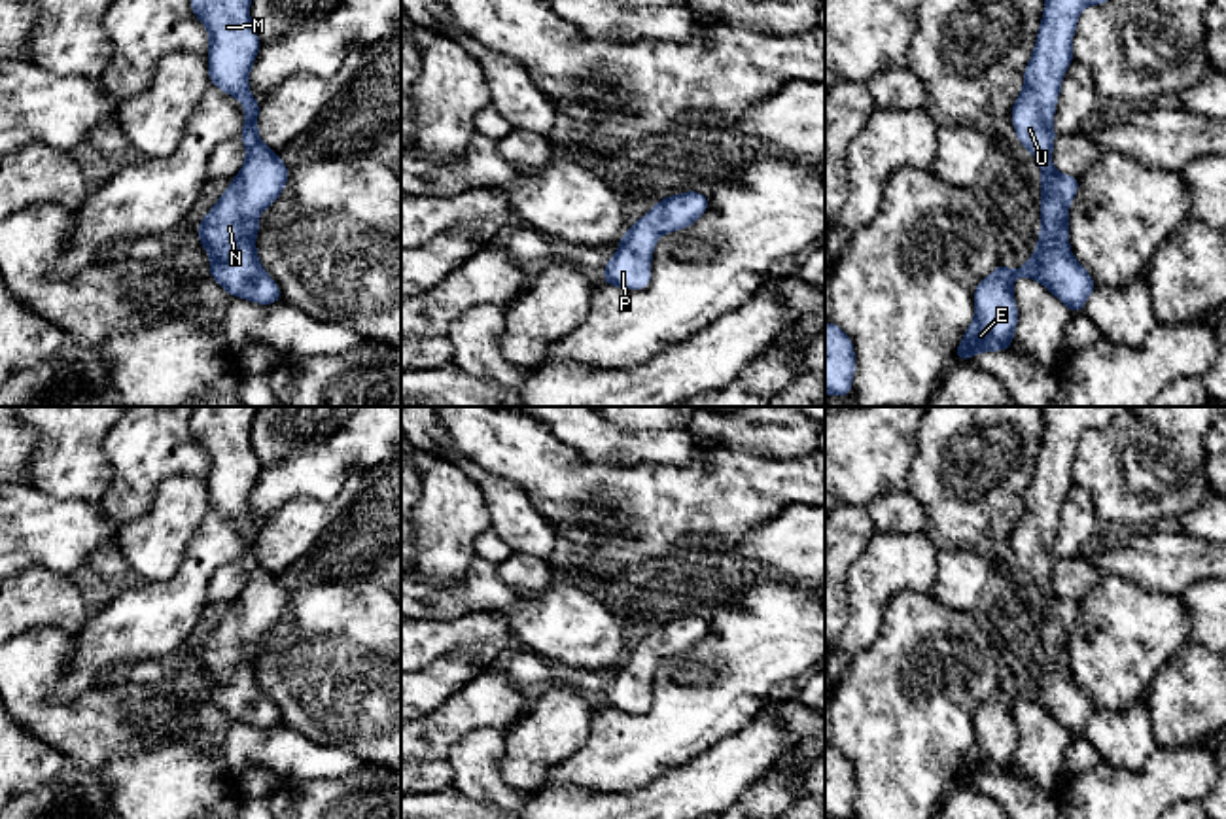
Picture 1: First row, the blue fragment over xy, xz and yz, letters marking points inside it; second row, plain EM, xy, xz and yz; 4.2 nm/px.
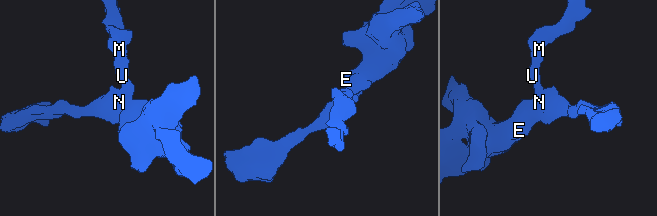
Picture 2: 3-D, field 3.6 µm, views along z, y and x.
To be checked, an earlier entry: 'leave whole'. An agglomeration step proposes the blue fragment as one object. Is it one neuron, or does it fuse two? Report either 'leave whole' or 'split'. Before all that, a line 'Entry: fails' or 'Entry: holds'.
Entry: holds
leave whole

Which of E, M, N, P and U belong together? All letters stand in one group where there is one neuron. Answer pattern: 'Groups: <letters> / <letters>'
Groups: E M N P U

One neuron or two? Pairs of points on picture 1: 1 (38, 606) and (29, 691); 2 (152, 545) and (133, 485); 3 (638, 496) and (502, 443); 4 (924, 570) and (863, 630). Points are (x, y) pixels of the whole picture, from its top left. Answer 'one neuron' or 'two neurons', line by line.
1: two neurons
2: two neurons
3: one neuron
4: one neuron

